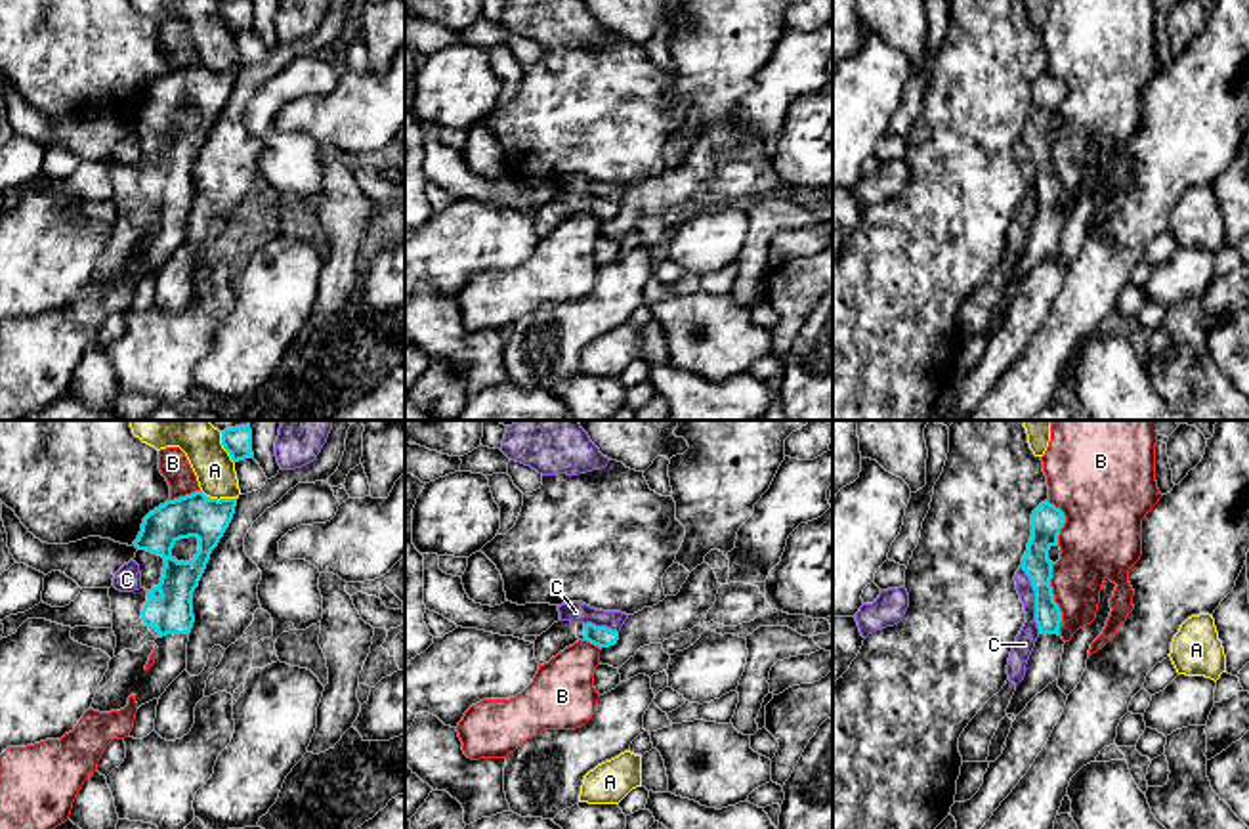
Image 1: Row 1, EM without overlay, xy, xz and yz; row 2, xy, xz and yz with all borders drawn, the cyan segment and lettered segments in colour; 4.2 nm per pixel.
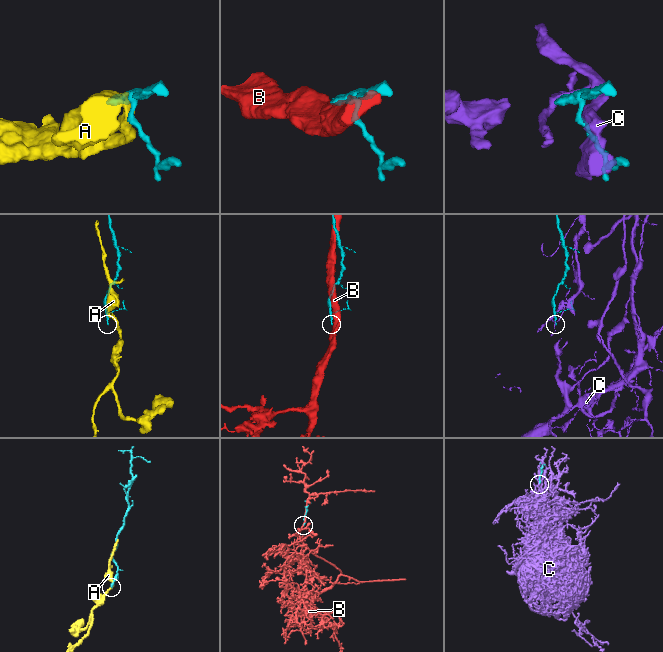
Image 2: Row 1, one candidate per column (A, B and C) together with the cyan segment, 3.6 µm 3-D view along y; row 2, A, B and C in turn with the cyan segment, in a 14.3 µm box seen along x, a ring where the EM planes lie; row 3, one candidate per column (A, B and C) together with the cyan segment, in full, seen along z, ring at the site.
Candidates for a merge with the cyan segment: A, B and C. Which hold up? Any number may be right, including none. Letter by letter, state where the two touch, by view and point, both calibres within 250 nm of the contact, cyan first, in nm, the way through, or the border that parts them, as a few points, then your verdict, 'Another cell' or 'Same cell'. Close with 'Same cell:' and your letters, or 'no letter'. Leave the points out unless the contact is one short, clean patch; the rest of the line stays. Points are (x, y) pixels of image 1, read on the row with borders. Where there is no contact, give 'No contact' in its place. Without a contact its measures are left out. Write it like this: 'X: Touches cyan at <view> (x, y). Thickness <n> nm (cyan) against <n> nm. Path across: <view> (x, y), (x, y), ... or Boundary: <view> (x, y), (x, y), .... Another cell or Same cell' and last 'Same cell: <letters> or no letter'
A: Touches cyan at xy (216, 499). Thickness 180 nm (cyan) against 170 nm. Another cell
B: Touches cyan at yz (1053, 600). Thickness 120 nm (cyan) against 260 nm. Another cell
C: Touches cyan at yz (1036, 600). Thickness 120 nm (cyan) against 90 nm. Another cell
Same cell: no letter

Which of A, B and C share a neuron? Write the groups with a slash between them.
A / B / C

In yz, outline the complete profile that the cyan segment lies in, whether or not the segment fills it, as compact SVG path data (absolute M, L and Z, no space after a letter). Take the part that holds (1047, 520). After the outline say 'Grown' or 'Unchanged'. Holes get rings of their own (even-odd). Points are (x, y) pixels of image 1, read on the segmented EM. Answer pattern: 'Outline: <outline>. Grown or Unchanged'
Outline: M1048 500L1041 502L1031 514L1031 539L1020 567L1026 571L1035 590L1035 623L1039 638L1027 659L1026 676L1016 686L1006 714L1018 716L1037 693L1060 676L1066 642L1058 630L1062 611L1054 602L1050 586L1052 562L1048 560L1048 550L1058 544L1064 523L1064 512Z. Grown

